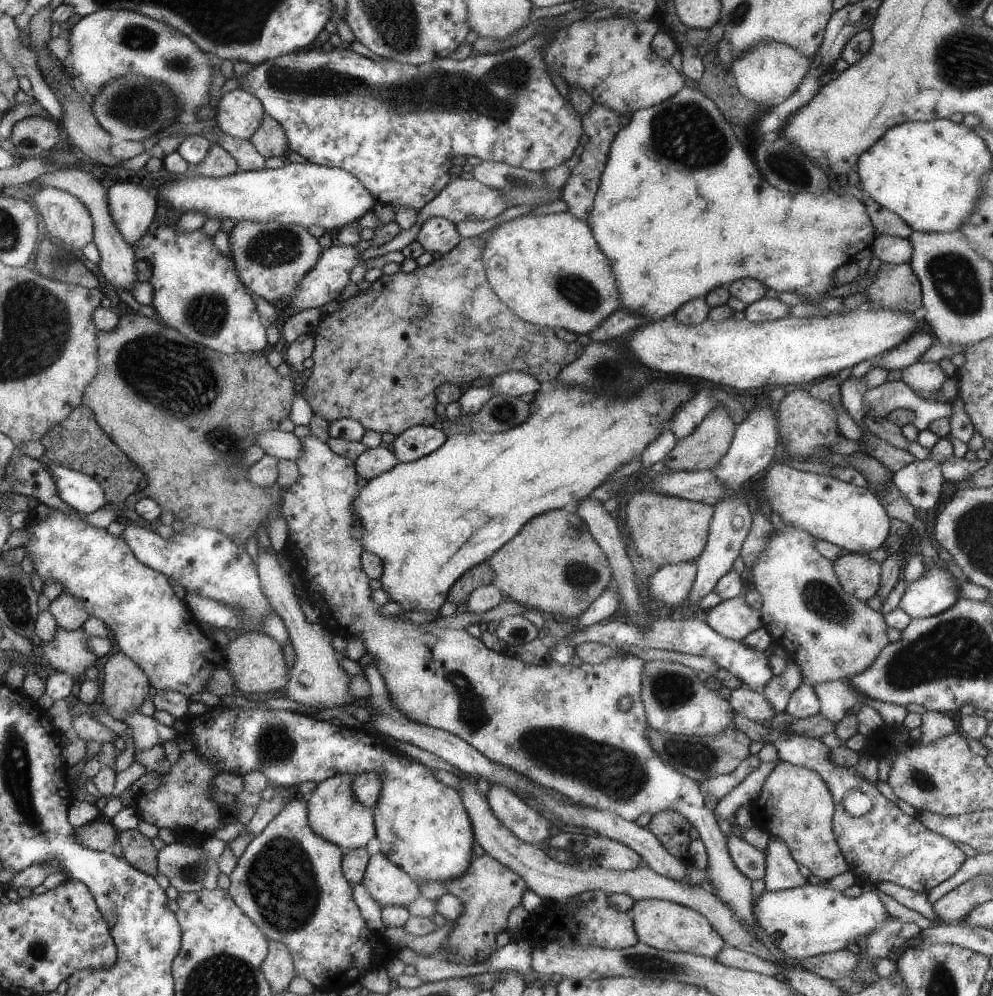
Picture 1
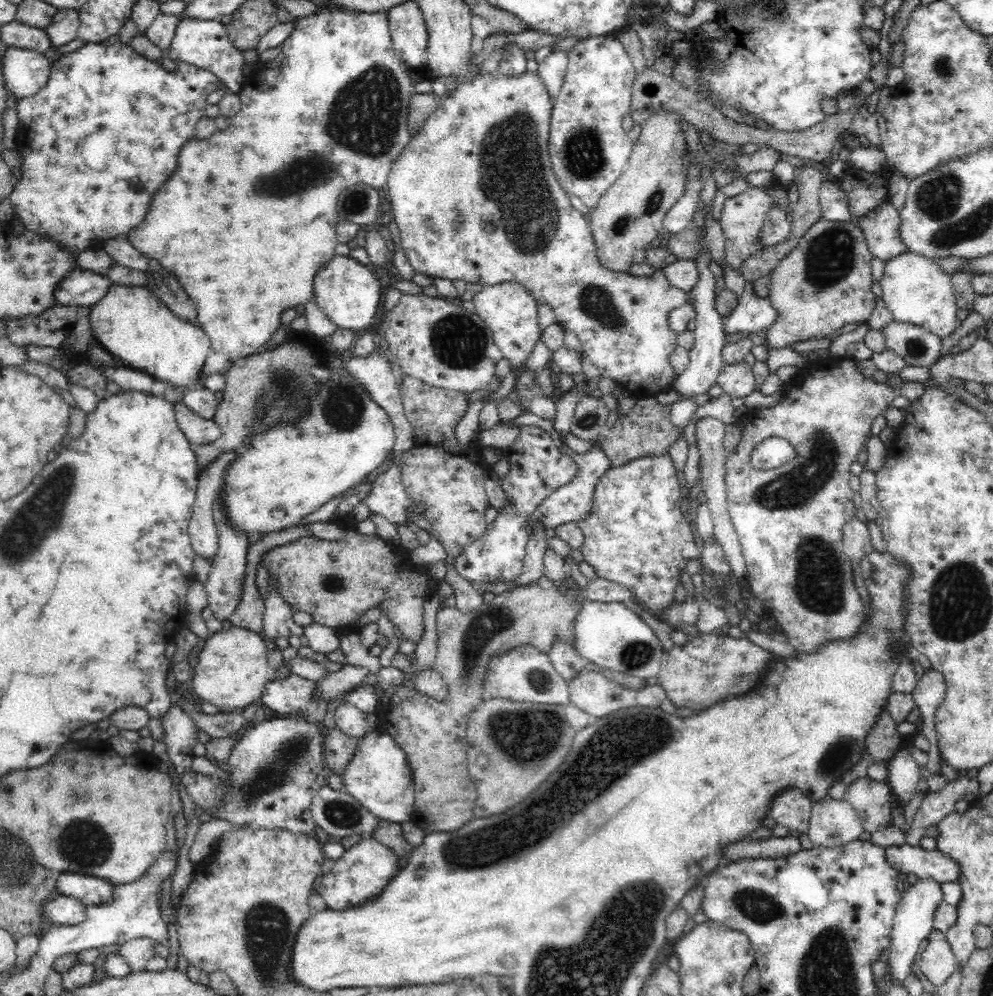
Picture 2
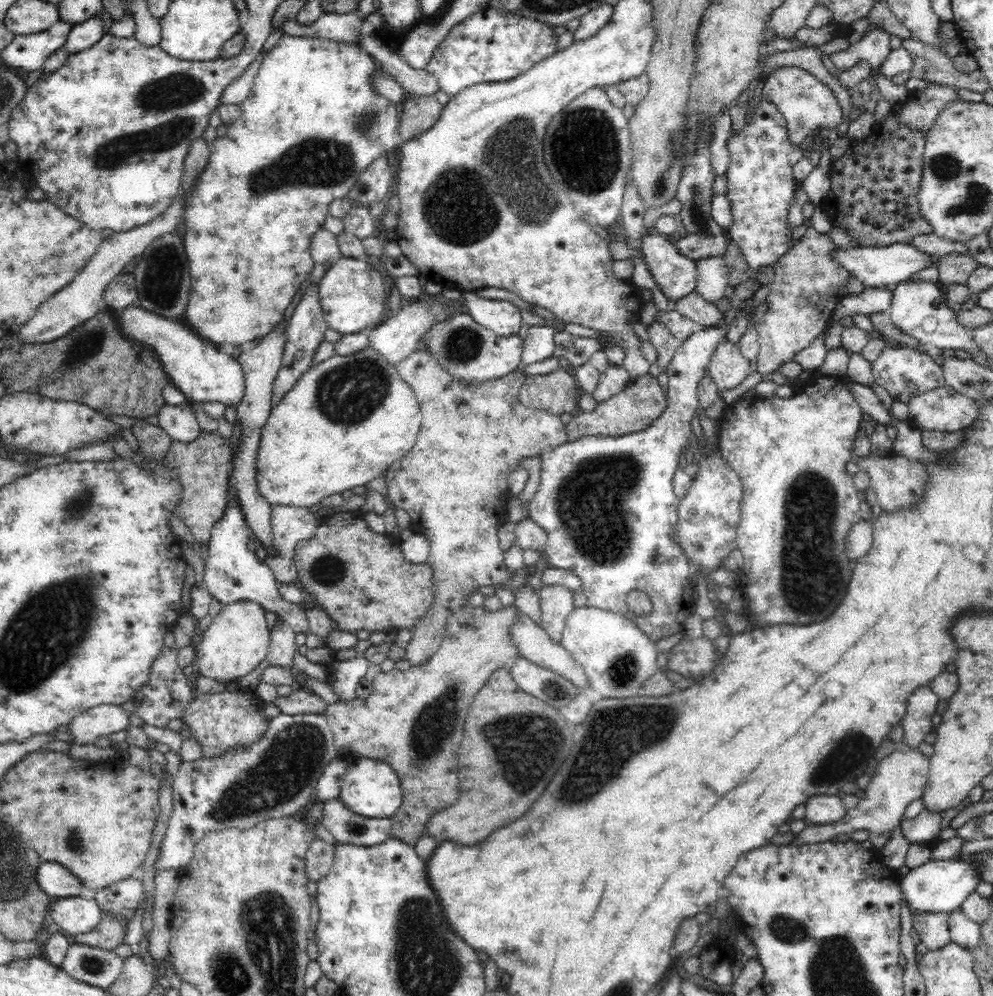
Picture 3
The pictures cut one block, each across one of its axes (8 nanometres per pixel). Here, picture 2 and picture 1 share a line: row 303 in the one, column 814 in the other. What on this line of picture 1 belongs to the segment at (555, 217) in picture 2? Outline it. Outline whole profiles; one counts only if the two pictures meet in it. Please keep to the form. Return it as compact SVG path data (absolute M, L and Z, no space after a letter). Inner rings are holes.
M787 522L779 530L773 528L767 544L763 546L755 562L747 568L751 576L743 584L743 594L749 590L757 590L757 594L763 598L763 606L759 610L763 628L771 634L773 644L785 648L789 658L801 668L803 682L809 686L817 686L821 682L847 680L863 672L877 658L881 648L889 644L883 614L869 610L865 604L857 602L841 588L833 570L833 562L819 554L817 542L819 540L815 536Z

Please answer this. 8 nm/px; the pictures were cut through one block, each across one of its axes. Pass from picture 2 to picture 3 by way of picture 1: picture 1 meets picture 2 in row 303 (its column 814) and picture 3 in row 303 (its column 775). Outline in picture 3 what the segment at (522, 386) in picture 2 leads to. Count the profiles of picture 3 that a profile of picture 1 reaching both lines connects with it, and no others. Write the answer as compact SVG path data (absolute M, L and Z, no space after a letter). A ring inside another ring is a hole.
M462 292L462 308L500 338L518 334L522 328L522 308L508 300L486 300L476 292Z

